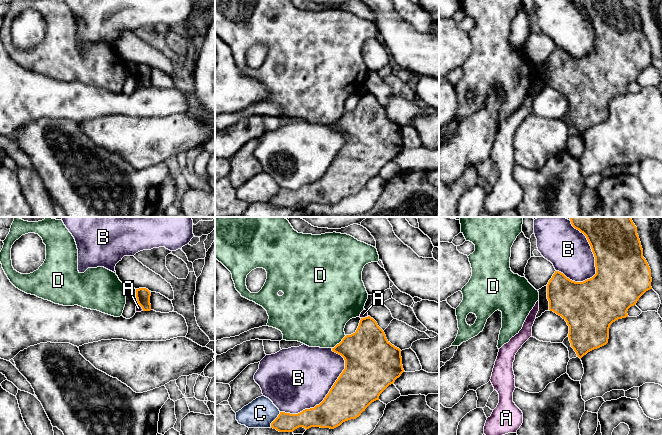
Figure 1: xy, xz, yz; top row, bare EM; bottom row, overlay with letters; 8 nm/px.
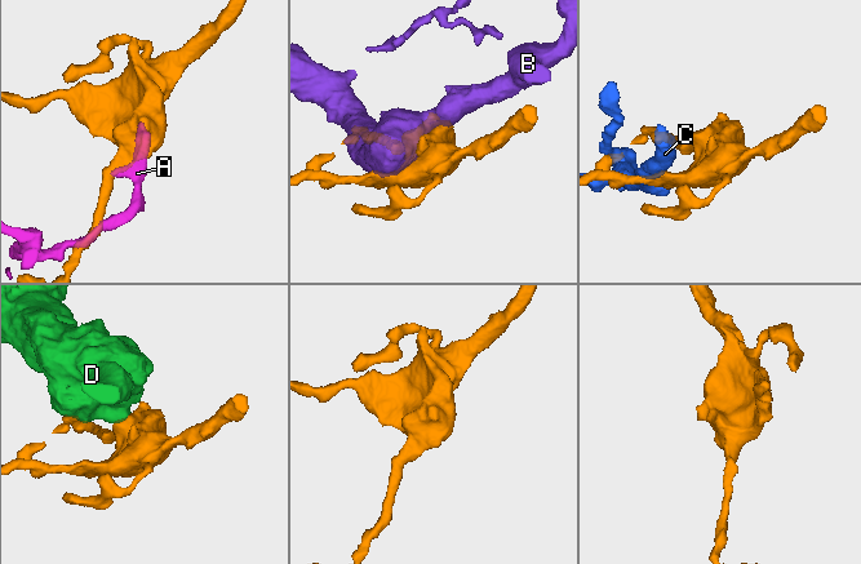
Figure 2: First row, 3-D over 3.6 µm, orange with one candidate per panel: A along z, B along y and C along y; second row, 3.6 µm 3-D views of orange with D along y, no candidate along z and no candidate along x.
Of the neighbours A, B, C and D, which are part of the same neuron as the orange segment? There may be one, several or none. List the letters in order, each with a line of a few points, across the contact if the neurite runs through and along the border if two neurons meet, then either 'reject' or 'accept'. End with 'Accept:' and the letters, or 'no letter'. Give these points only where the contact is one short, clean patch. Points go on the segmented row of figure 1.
A: xy (137, 301), (143, 310) | reject
B: reject
C: reject
D: xz (346, 335), (332, 348) | reject
Accept: no letter

